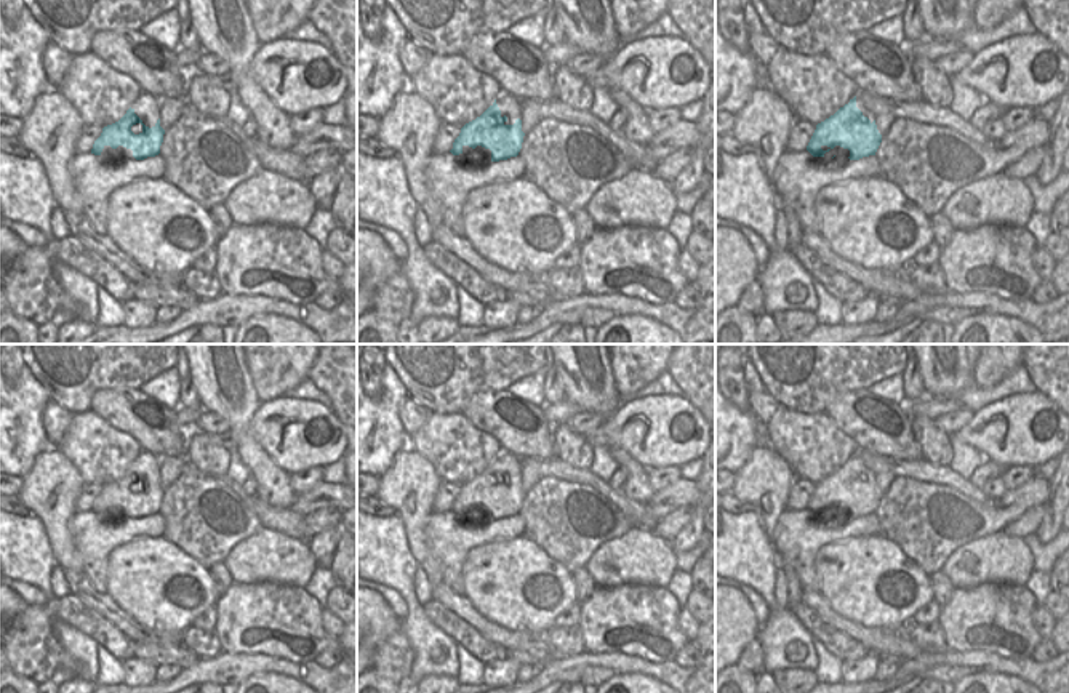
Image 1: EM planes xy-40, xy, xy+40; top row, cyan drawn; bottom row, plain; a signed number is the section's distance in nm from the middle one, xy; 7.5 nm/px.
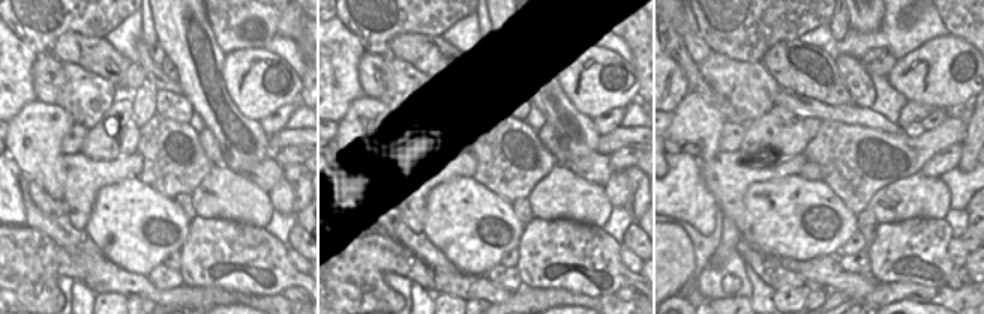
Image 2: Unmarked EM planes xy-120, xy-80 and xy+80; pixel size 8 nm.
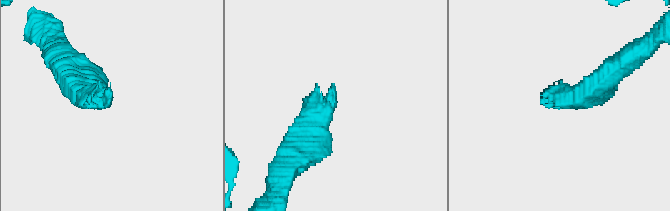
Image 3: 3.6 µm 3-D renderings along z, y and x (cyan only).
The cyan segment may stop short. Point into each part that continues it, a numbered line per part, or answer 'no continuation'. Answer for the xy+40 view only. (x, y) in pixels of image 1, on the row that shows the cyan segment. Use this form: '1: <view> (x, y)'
1: xy+40 (837, 151)

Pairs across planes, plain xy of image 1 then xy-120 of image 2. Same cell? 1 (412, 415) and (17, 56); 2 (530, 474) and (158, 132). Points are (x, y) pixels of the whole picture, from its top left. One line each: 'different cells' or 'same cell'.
1: different cells
2: different cells

